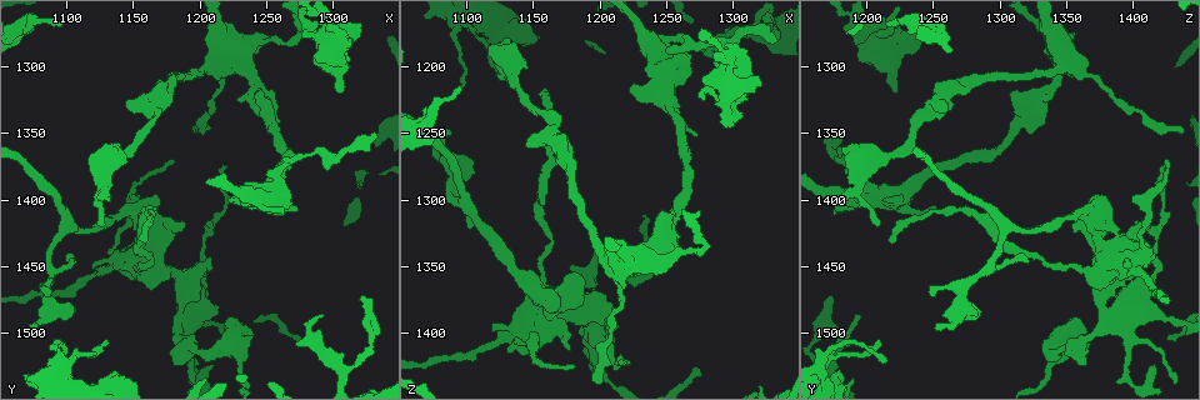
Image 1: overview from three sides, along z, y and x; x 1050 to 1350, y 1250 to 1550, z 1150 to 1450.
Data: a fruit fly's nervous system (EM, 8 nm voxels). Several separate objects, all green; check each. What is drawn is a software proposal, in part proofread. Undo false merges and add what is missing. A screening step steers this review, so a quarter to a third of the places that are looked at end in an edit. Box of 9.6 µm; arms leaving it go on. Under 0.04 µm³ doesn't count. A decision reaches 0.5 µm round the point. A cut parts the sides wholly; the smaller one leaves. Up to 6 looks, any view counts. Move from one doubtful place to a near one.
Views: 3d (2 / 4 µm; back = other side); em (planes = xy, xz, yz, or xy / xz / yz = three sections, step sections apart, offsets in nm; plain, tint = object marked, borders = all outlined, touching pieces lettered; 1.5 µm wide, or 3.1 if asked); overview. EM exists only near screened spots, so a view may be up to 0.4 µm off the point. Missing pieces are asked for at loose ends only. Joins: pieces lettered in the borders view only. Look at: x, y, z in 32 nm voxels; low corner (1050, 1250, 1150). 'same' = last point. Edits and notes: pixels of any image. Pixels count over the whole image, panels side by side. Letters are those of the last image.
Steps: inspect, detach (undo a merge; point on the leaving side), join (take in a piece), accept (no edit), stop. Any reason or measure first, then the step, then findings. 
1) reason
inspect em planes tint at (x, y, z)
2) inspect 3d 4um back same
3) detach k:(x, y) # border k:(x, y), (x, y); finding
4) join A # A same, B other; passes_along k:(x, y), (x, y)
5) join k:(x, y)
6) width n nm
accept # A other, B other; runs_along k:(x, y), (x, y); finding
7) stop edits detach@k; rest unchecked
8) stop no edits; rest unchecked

free end
inspect em planes borders at (1224, 1400, 1216)

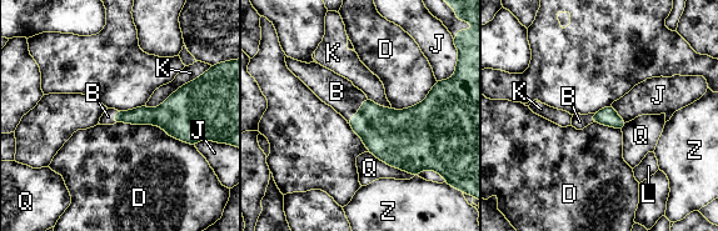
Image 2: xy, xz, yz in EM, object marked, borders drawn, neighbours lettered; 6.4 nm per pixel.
longest_contact D 550 nm
join B # B same, D other, J other, K other, L other, Q other, Z other; passes_along 2:(389, 135), (359, 110), (337, 91); it goes on there

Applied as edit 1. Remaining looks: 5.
branch stops here
inspect 3d 4um at (1262, 1410, 1176)

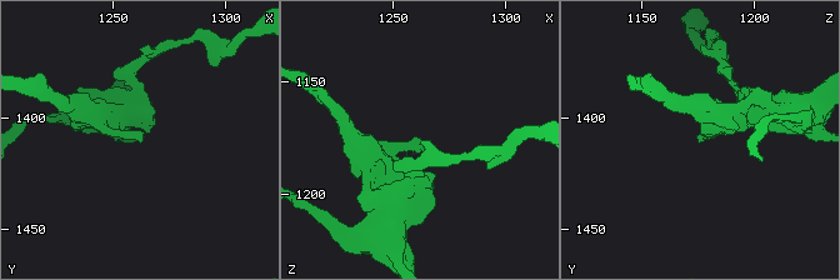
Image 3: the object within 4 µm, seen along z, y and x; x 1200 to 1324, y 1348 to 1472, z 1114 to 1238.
need the tissue
inspect em planes borders at (1263, 1409, 1175)

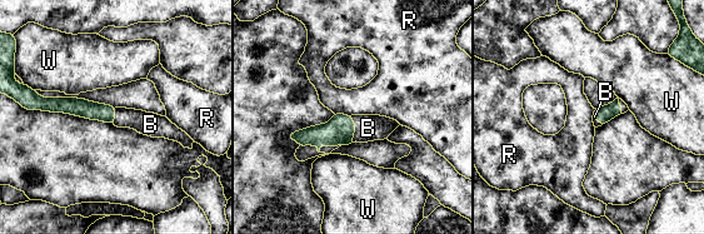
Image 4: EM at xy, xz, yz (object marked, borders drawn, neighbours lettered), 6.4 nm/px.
width 100 nm
join B # B same, R other, W other; passes_along 4:(339, 130), (354, 129), (368, 128); the cell continues

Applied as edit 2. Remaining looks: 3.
redraw
inspect overview

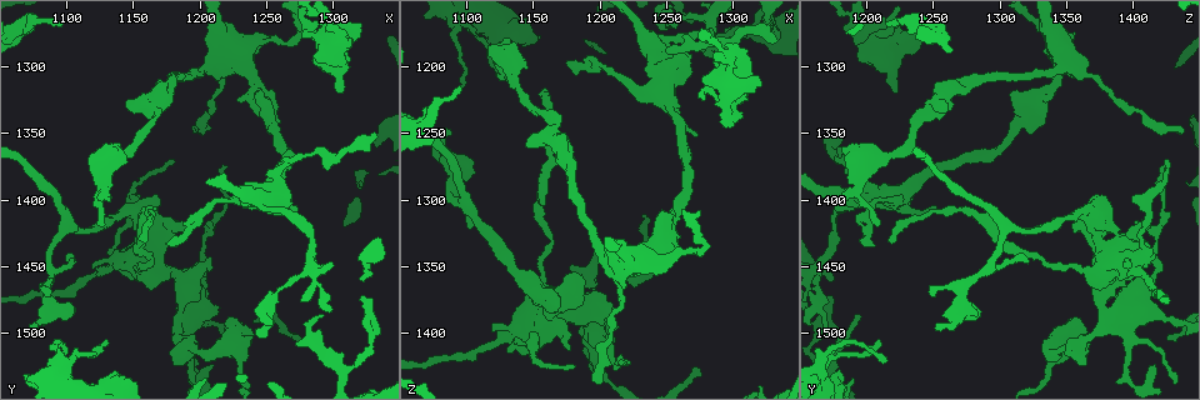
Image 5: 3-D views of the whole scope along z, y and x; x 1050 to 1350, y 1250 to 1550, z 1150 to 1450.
an open end
inspect em planes borders at (1136, 1360, 1182)

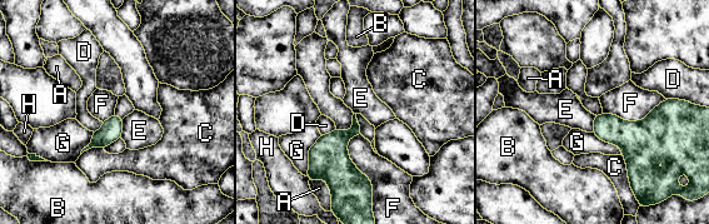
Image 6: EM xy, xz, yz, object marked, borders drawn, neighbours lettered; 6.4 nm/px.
accept # A other, B other, C other, D other, E other, F other, G other, H other; border 6:(123, 119), (120, 137); none of them fits

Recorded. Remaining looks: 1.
stop edits join@2, join@4; rest unchecked

